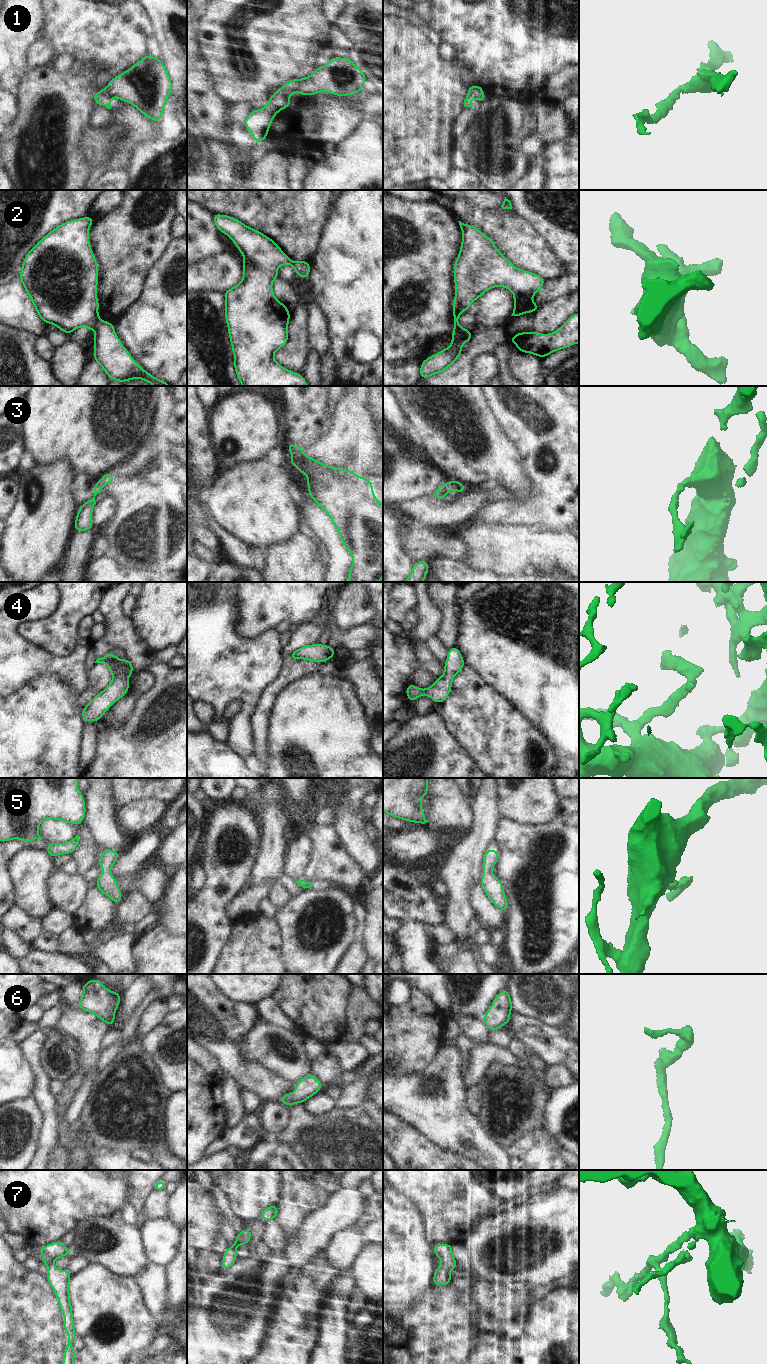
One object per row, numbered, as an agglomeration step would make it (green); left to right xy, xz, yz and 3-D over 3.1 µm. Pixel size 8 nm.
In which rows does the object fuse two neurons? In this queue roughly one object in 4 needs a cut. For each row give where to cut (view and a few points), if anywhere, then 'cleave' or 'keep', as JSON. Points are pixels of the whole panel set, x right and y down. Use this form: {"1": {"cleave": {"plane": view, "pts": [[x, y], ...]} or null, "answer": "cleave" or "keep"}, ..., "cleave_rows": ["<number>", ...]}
{"1": {"cleave": {"plane": "xz", "pts": [[303, 79], [297, 90]]}, "answer": "cleave"}, "2": {"cleave": {"plane": "xy", "pts": [[99, 319], [93, 329]]}, "answer": "cleave"}, "3": {"cleave": null, "answer": "keep"}, "4": {"cleave": null, "answer": "keep"}, "5": {"cleave": null, "answer": "keep"}, "6": {"cleave": null, "answer": "keep"}, "7": {"cleave": null, "answer": "keep"}, "cleave_rows": ["1", "2"]}

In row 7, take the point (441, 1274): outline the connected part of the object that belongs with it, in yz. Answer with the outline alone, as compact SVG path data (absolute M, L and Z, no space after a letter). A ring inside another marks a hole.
M436 1244L432 1249L434 1255L442 1260L442 1264L434 1271L432 1283L435 1285L448 1285L452 1281L449 1271L458 1266L452 1253L452 1244Z

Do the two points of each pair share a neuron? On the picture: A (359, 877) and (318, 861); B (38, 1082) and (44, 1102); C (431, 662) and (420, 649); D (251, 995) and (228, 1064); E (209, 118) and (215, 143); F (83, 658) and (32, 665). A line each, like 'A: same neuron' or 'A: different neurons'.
A: same neuron
B: same neuron
C: same neuron
D: different neurons
E: different neurons
F: same neuron

